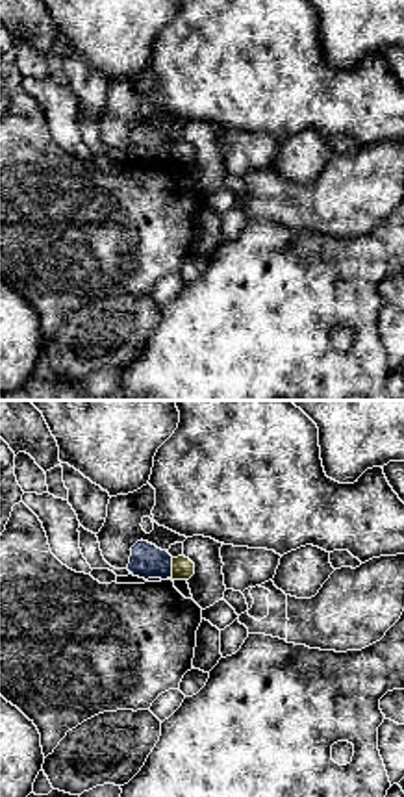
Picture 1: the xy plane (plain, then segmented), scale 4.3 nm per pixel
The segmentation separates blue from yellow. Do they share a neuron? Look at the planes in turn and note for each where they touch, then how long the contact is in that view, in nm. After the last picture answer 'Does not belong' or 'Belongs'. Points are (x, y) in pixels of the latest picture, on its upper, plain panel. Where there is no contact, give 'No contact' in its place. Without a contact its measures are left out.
Touches blue at (171, 152). Shared border 90 nm

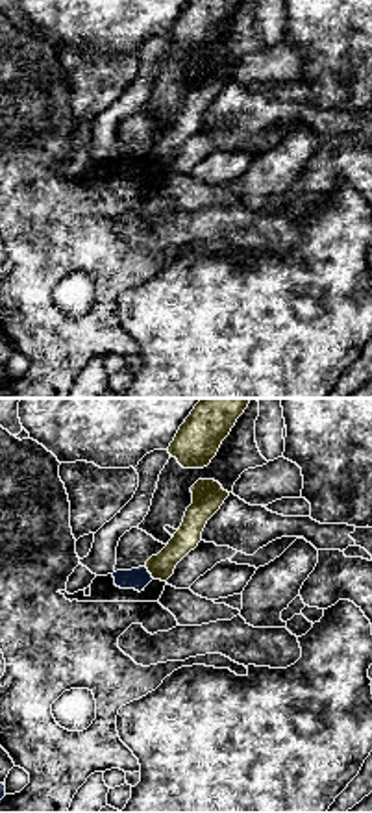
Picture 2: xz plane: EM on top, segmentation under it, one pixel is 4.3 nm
Touches blue at (148, 158). Shared border 80 nm

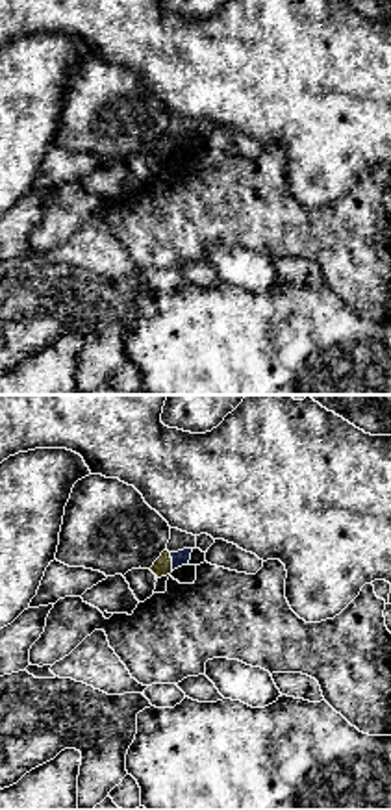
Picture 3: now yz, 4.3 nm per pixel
Touches blue at (173, 147). Shared border 80 nm

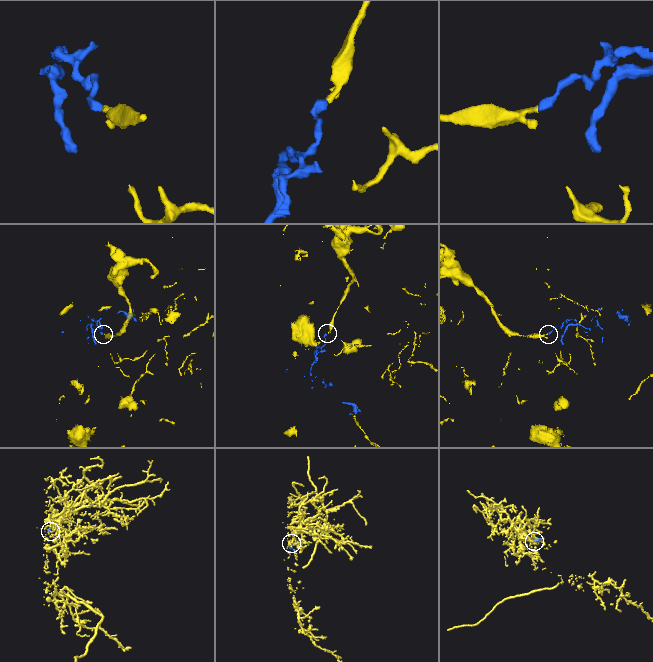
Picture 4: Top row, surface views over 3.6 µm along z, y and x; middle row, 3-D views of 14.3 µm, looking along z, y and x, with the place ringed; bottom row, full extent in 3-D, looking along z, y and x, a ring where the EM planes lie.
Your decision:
Does not belong

